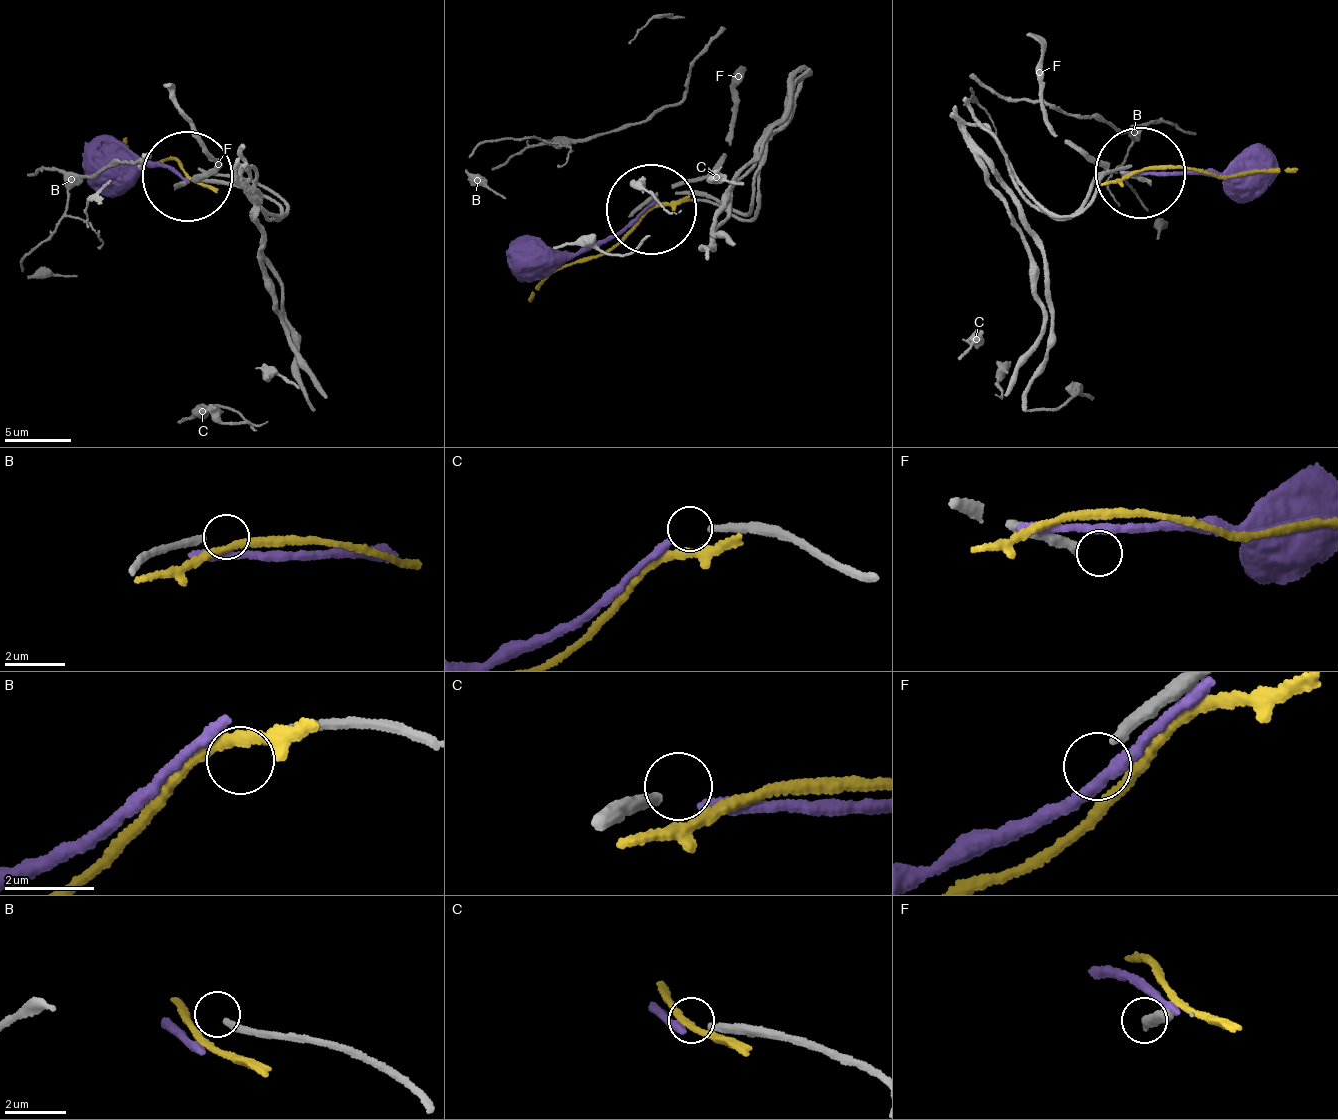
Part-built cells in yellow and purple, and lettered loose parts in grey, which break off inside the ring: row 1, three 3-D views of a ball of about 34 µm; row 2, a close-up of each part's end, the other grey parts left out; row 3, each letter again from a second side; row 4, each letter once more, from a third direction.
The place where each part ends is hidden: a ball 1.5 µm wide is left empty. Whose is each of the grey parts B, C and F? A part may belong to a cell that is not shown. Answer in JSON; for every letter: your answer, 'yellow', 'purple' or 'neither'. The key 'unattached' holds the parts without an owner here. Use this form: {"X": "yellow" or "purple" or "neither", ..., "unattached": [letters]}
{"B": "neither", "C": "neither", "F": "neither", "unattached": ["B", "C", "F"]}

